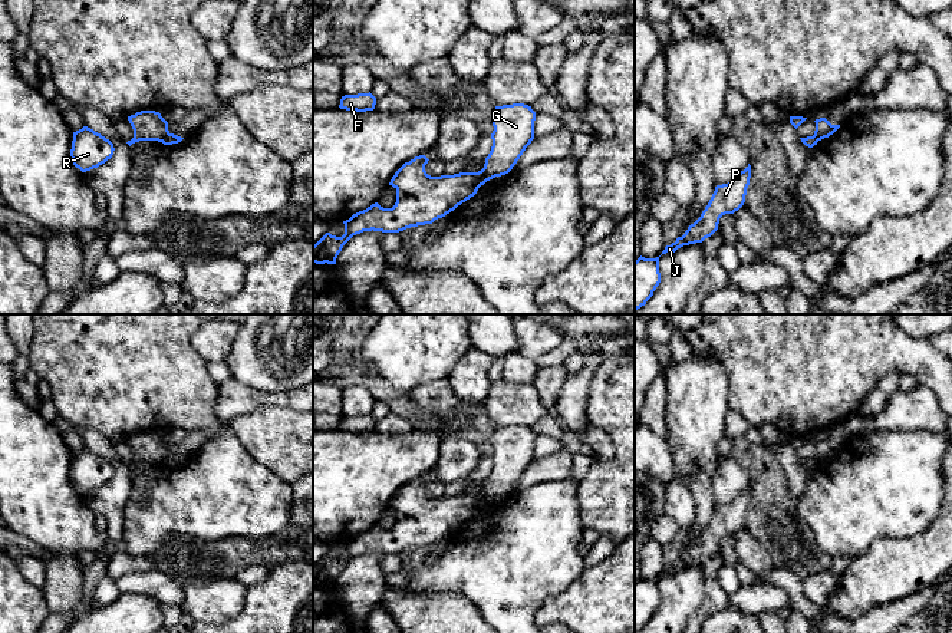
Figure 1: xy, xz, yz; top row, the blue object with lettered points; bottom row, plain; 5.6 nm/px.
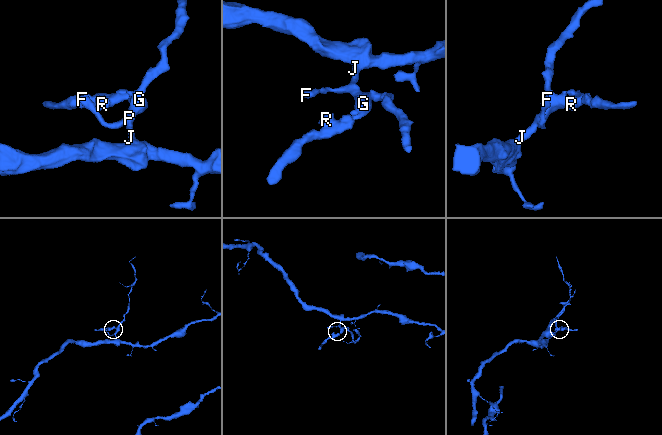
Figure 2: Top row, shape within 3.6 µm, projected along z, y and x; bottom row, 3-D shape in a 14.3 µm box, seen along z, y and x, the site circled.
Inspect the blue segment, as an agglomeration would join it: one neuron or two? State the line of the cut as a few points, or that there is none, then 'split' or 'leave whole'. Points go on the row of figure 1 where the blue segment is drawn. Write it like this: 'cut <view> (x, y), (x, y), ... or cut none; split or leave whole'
cut xz (481, 170), (491, 178); split

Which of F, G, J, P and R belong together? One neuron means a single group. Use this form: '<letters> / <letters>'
F G J P / R

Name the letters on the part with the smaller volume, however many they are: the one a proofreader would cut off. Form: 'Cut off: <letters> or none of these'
Cut off: R

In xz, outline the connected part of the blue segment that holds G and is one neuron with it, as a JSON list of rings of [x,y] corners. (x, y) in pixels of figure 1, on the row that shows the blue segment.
[[[524,103],[495,106],[491,122],[493,146],[484,174],[491,179],[508,174],[534,139],[536,112]]]

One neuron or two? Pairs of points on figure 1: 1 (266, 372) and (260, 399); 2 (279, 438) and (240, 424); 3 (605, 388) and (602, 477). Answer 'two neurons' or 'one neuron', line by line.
1: two neurons
2: one neuron
3: one neuron

